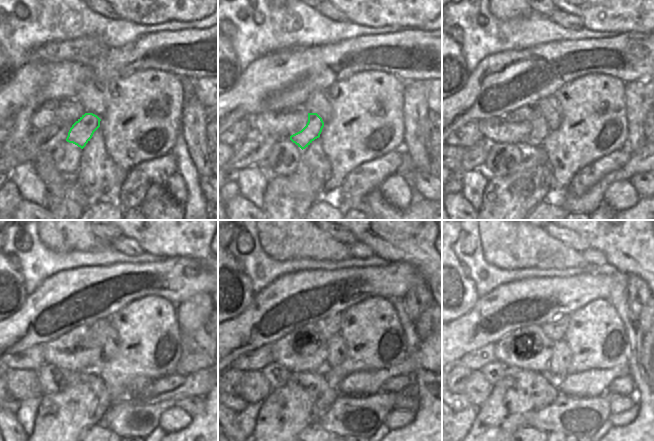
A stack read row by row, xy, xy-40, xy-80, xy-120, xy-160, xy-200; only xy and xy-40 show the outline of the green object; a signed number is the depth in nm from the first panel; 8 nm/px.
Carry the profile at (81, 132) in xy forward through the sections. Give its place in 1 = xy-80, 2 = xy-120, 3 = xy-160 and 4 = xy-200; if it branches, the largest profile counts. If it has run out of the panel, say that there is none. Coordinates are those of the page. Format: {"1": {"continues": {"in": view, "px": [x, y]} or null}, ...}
{"1": {"continues": {"in": "xy-80", "px": [540, 129]}}, "2": {"continues": {"in": "xy-120", "px": [98, 326]}}, "3": {"continues": {"in": "xy-160", "px": [326, 328]}}, "4": {"continues": {"in": "xy-200", "px": [555, 329]}}}

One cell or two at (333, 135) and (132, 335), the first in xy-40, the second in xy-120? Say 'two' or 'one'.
one

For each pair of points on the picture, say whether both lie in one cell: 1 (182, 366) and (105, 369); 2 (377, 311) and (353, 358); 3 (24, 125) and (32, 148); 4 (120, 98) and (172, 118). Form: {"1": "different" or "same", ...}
{"1": "different", "2": "same", "3": "same", "4": "same"}

